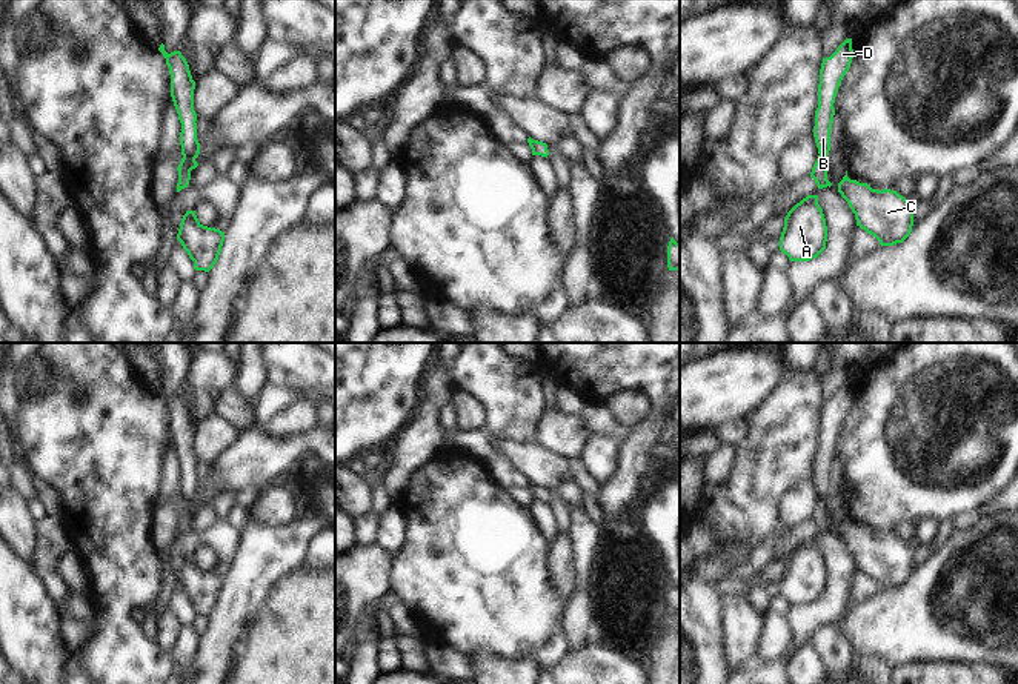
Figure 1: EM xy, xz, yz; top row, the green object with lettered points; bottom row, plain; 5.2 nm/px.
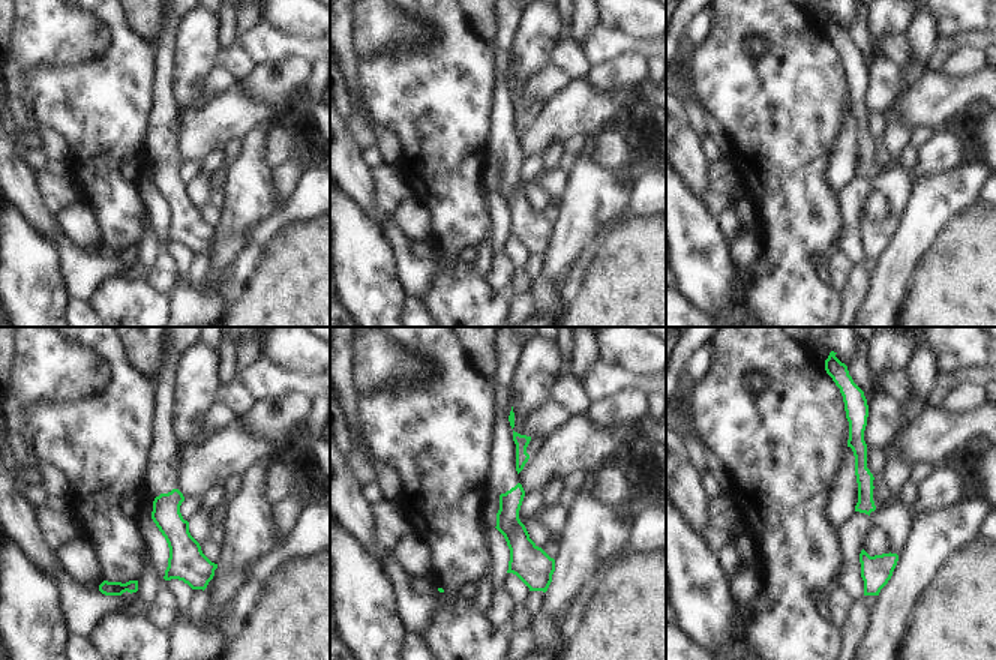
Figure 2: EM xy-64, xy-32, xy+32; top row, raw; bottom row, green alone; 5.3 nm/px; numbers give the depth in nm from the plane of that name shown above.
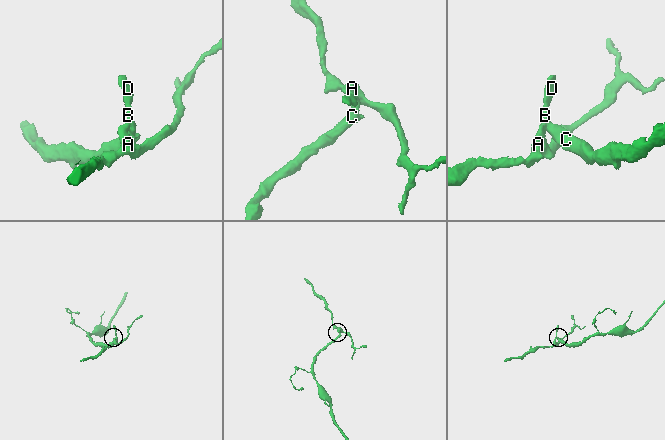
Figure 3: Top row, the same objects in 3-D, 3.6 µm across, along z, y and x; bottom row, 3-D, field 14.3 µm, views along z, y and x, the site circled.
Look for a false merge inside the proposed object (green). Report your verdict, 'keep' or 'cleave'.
cleave

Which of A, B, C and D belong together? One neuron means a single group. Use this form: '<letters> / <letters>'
A / B C D

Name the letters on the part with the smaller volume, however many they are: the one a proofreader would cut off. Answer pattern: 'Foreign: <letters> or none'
Foreign: A

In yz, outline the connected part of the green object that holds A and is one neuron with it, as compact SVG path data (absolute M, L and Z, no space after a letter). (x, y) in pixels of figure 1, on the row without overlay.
M807 540L787 556L780 595L790 606L809 606L826 593L826 586L827 570L818 540Z

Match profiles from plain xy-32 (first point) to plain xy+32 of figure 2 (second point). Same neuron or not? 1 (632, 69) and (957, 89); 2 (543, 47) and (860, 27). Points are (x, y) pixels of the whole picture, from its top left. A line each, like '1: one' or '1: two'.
1: two
2: two

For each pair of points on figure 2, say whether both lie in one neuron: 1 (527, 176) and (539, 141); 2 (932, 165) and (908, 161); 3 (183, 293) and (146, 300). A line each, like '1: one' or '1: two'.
1: two
2: two
3: two

